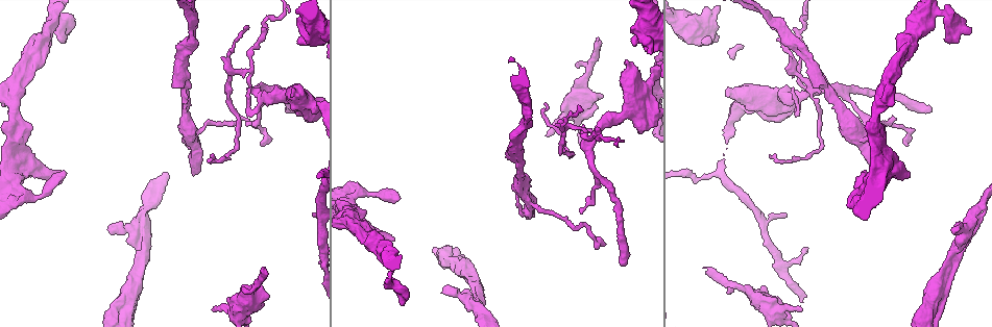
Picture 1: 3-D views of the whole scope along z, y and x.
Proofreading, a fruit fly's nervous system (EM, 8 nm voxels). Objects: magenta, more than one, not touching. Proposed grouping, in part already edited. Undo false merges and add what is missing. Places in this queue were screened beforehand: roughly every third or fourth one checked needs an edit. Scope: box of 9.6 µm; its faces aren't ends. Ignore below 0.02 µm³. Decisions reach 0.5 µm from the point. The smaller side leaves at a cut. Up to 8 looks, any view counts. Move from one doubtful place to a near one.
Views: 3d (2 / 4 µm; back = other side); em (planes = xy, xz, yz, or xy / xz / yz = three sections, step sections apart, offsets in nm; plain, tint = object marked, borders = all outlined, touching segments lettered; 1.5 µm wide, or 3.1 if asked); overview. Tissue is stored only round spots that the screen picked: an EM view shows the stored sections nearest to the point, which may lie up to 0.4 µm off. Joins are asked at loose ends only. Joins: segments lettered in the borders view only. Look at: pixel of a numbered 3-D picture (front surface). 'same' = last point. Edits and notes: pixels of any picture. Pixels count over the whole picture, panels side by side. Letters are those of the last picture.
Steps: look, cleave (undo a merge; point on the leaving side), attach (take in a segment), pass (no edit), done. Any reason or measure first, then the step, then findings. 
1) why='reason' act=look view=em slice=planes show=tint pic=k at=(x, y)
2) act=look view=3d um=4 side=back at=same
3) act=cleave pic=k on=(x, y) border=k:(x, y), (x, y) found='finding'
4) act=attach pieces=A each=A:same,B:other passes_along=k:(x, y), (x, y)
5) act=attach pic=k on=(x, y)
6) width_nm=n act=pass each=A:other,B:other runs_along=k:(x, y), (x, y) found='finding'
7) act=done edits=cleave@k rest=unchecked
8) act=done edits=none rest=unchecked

why='abrupt turn' act=look view=em slice=planes show=plain pic=1 at=(445, 259)

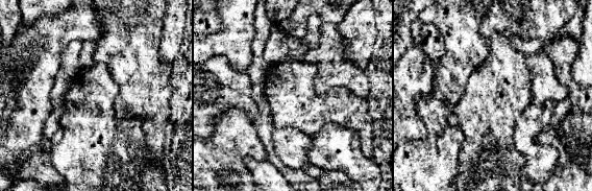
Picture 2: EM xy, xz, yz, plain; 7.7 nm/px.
act=look view=em slice=planes show=tint at=same

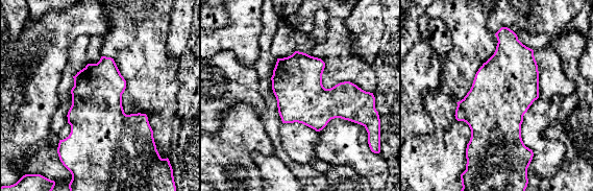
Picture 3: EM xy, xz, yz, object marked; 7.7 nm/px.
act=look view=em slice=planes show=borders at=same

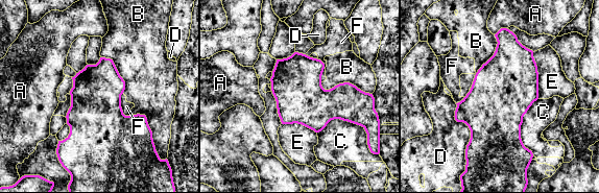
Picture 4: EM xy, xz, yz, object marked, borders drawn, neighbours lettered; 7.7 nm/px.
act=pass each=A:other,B:other,C:other,D:other,E:other,F:other border=4:(320, 82), (370, 94) found='all the same neuron'

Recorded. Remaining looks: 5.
why='an open end' act=look view=em slice=yz step=8 show=tint pic=1 at=(394, 239)

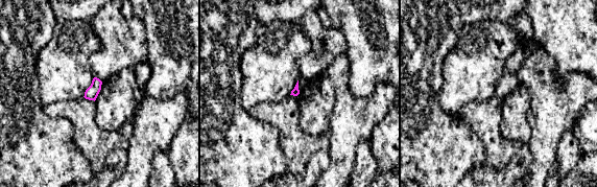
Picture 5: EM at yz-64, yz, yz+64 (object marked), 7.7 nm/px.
why='cut it another way' act=look view=em slice=planes show=borders at=same

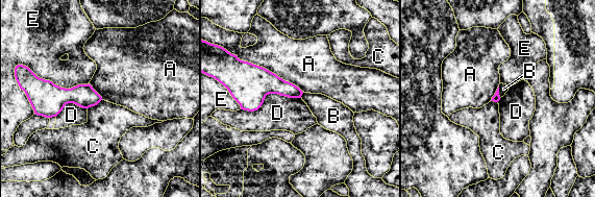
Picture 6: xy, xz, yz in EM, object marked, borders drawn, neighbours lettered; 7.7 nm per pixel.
act=pass each=A:other,B:other,C:other,D:other,E:other border=6:(101, 99), (88, 108) found='none of them fits'

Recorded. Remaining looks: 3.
why='calibre changes' act=look view=em slice=planes show=borders pic=1 at=(518, 168)

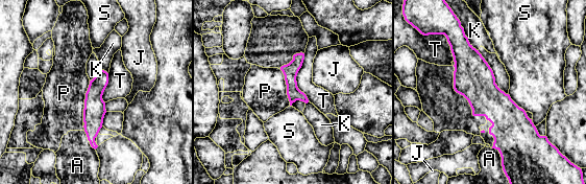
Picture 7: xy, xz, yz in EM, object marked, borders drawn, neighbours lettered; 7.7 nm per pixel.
longest_contact=T:380nm act=pass each=A:other,J:other,K:other,P:other,S:other,T:other runs_along=7:(462, 36), (504, 114), (504, 153) found='all the same neuron'

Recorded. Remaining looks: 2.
act=done edits=none rest=unchecked

